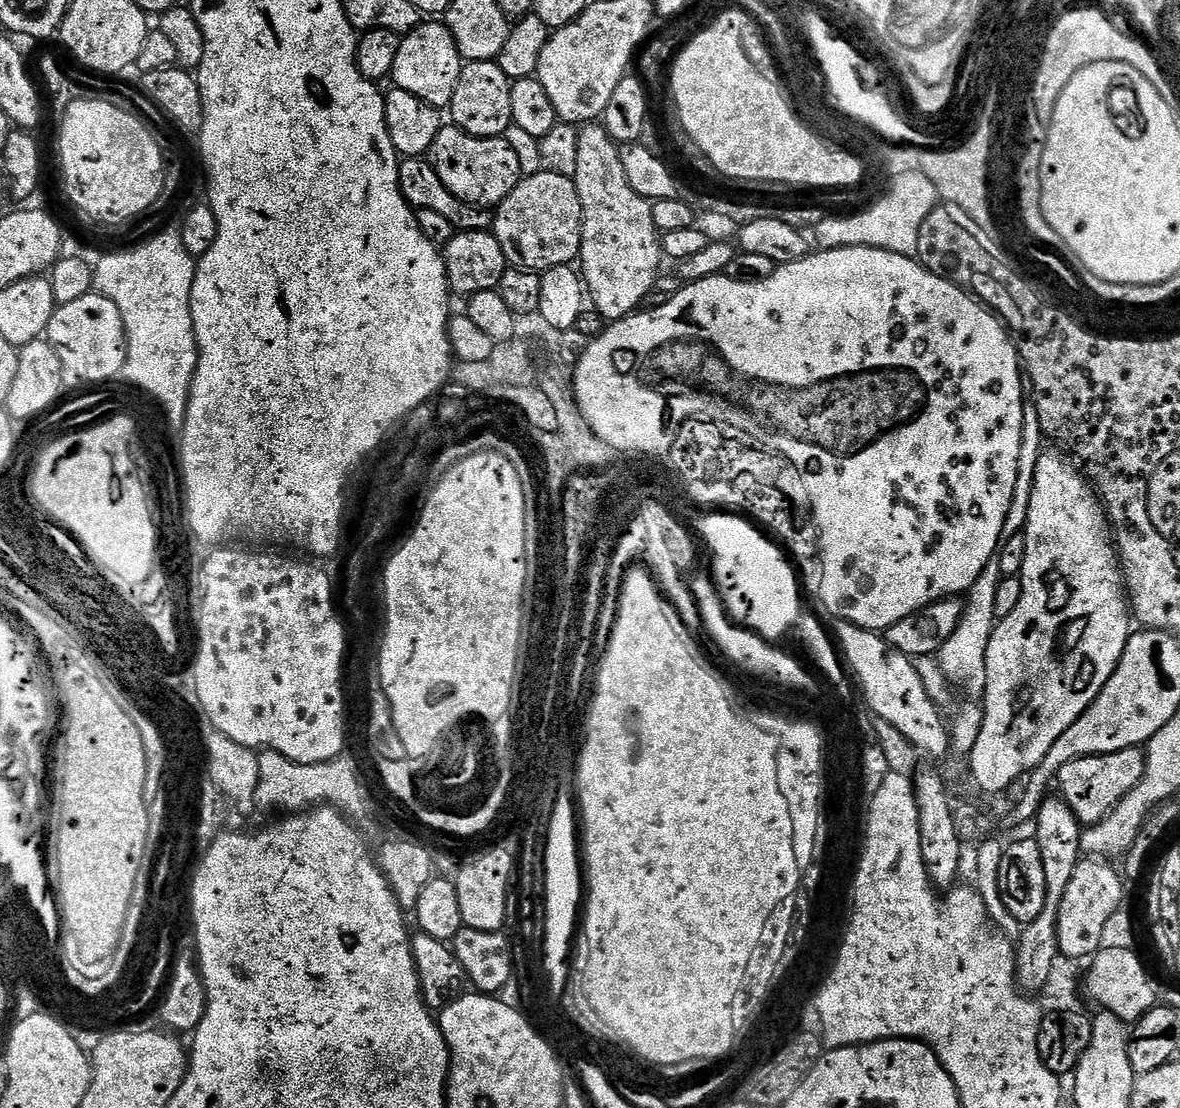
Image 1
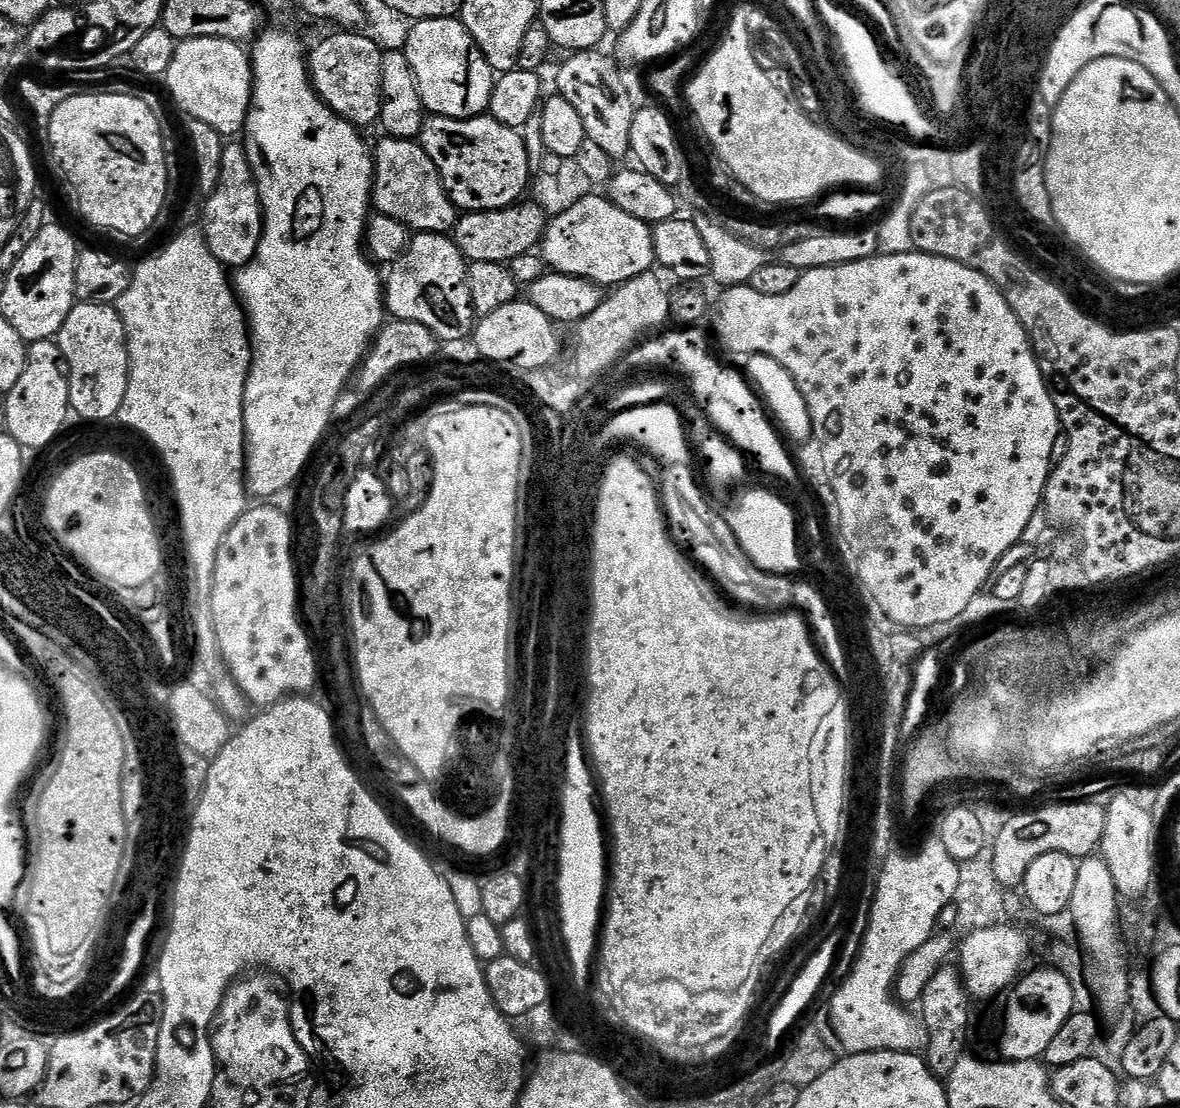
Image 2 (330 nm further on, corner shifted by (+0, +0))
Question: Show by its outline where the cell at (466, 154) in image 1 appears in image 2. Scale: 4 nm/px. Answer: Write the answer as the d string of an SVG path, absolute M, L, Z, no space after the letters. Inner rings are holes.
M491 114L475 116L469 120L429 115L420 131L418 143L426 150L426 154L430 154L434 166L438 166L438 174L442 178L444 189L448 191L448 197L457 209L465 213L493 212L499 208L511 208L529 187L527 148L521 133L510 126L502 126L502 122L498 122Z

